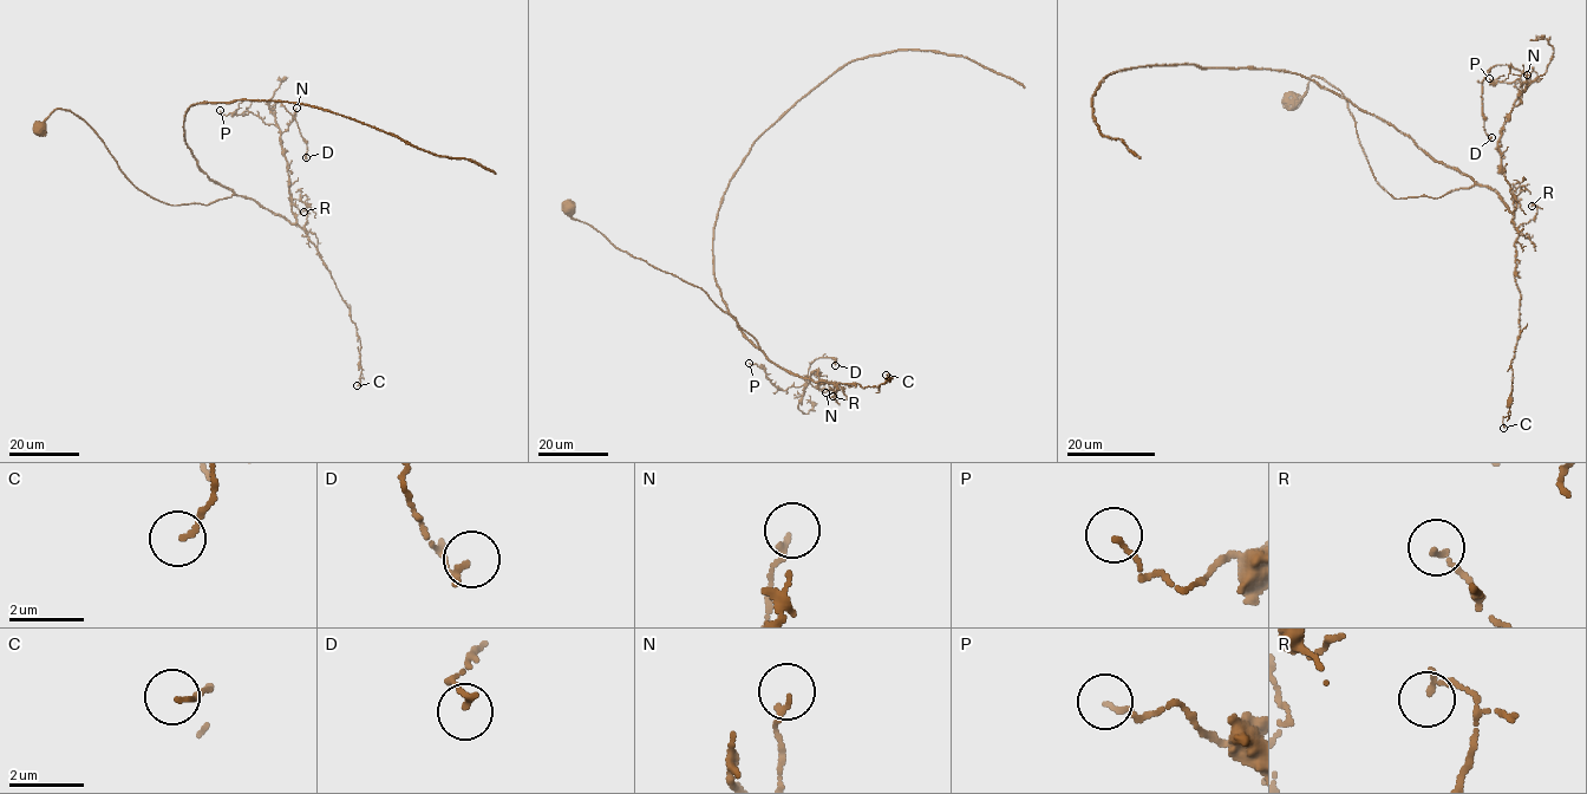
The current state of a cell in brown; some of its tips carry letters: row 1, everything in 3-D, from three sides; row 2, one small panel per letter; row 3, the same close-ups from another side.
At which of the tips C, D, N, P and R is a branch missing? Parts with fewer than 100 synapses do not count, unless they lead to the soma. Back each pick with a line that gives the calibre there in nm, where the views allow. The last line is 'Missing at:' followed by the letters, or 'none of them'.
Missing at: none of them

